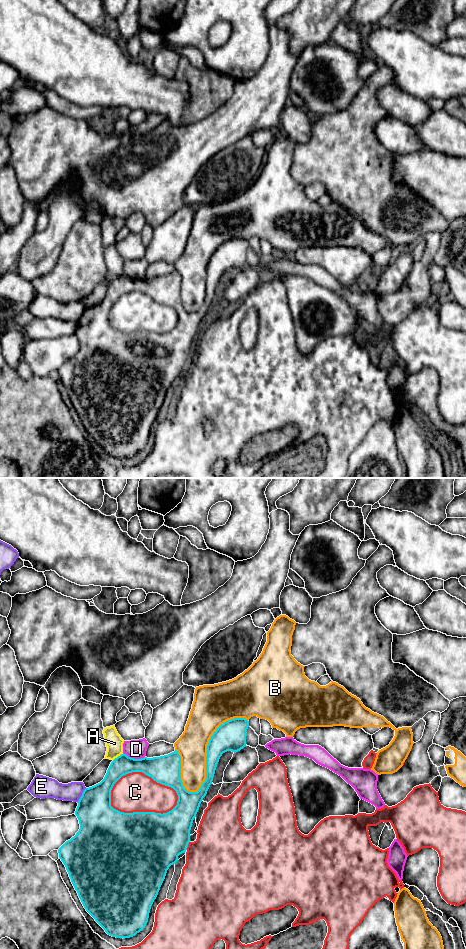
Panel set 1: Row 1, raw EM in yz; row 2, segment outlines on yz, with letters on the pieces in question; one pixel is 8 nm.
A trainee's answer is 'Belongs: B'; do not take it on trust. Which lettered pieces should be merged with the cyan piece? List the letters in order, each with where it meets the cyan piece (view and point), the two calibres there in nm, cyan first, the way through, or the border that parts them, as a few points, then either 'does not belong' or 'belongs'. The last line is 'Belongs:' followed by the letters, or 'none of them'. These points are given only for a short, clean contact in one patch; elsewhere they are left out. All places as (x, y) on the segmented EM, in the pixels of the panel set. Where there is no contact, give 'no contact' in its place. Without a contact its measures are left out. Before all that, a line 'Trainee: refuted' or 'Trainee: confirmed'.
Trainee: confirmed
A: meets cyan in yz at (118, 756); 160 nm thick on the cyan side, 140 nm on the other; does not belong
B: meets cyan in yz at (207, 749); 240 nm thick on the cyan side, 260 nm on the other; belongs
C: meets cyan in yz at (146, 774); 240 nm thick on the cyan side, 320 nm on the other; does not belong
D: meets cyan in yz at (133, 758); 220 nm thick on the cyan side, 150 nm on the other; does not belong
E: meets cyan in yz at (82, 795); 320 nm thick on the cyan side, 150 nm on the other; does not belong
Belongs: B

